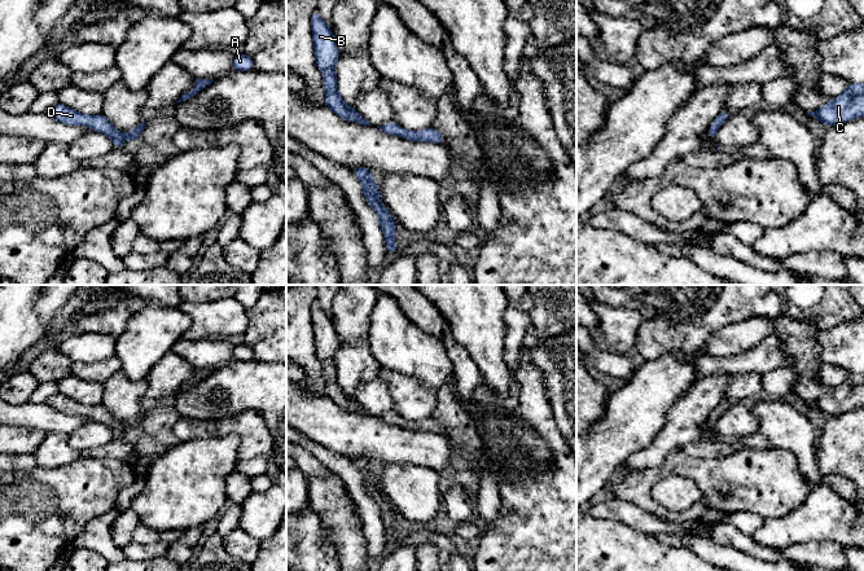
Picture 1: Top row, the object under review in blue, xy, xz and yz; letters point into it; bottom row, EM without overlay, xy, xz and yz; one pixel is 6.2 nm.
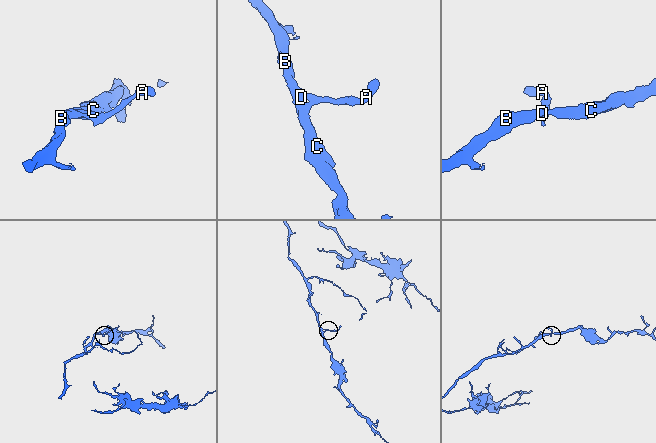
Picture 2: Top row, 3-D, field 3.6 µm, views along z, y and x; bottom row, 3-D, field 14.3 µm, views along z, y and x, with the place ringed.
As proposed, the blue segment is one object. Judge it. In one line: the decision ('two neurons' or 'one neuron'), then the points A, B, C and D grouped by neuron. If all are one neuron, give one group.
one neuron; groups A B C D

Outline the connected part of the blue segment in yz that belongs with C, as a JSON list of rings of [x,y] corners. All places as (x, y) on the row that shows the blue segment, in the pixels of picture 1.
[[[850,83],[843,93],[834,97],[824,107],[810,111],[808,115],[828,127],[864,117],[864,84]]]

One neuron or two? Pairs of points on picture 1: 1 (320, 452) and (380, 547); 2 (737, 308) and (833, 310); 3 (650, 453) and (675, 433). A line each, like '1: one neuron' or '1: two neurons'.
1: one neuron
2: two neurons
3: one neuron

